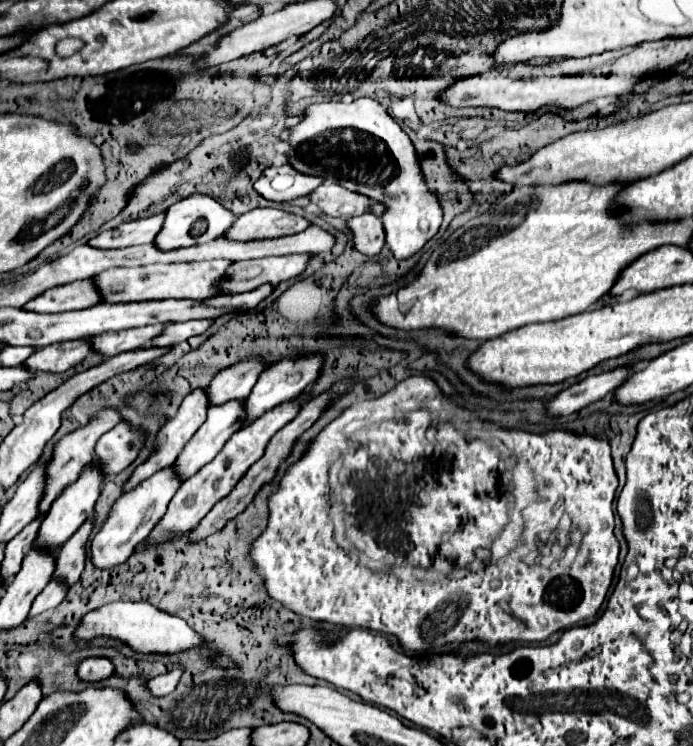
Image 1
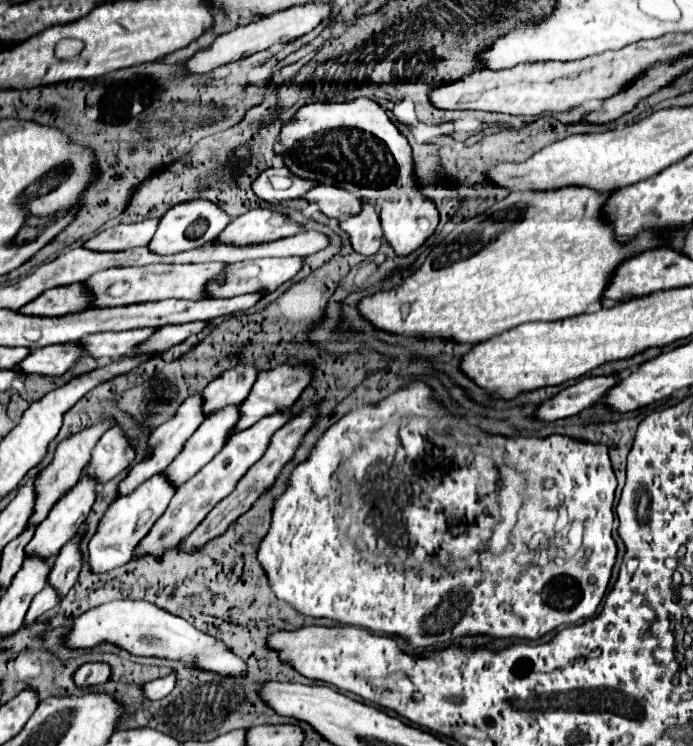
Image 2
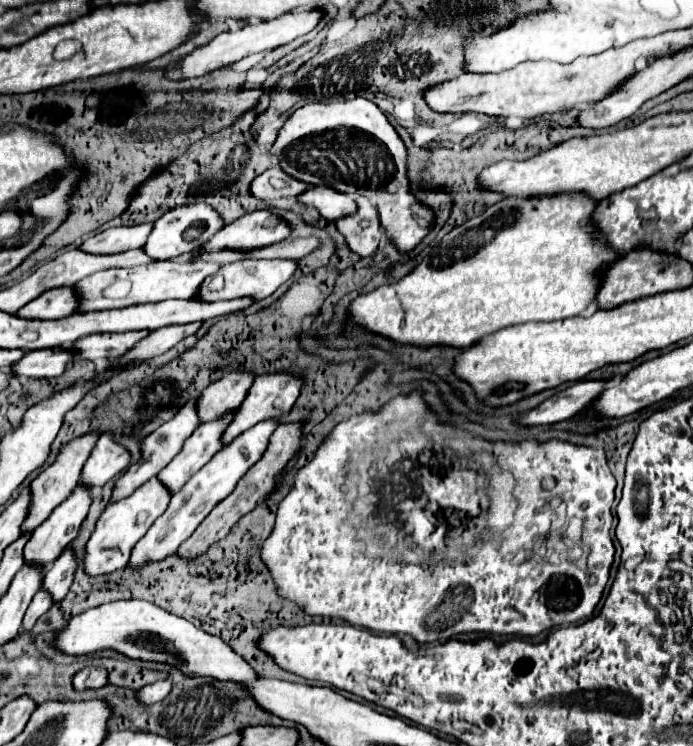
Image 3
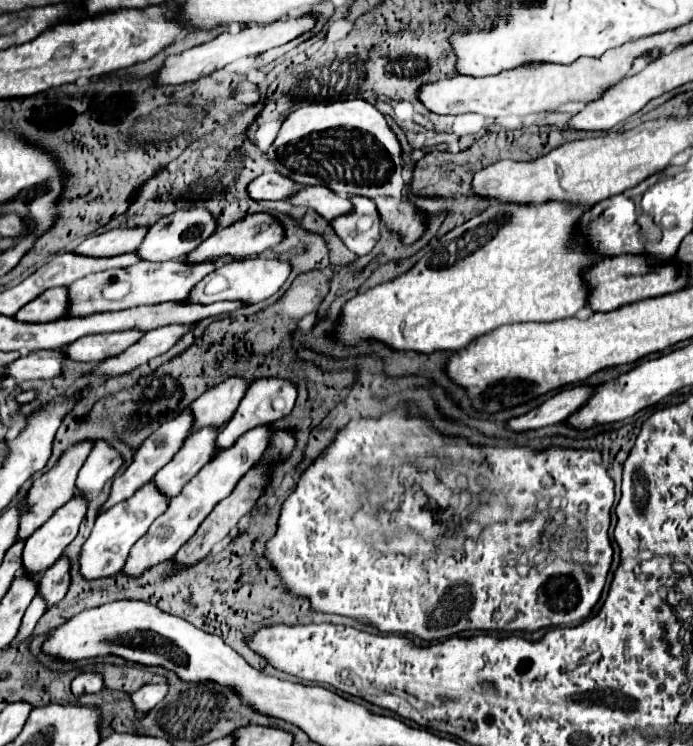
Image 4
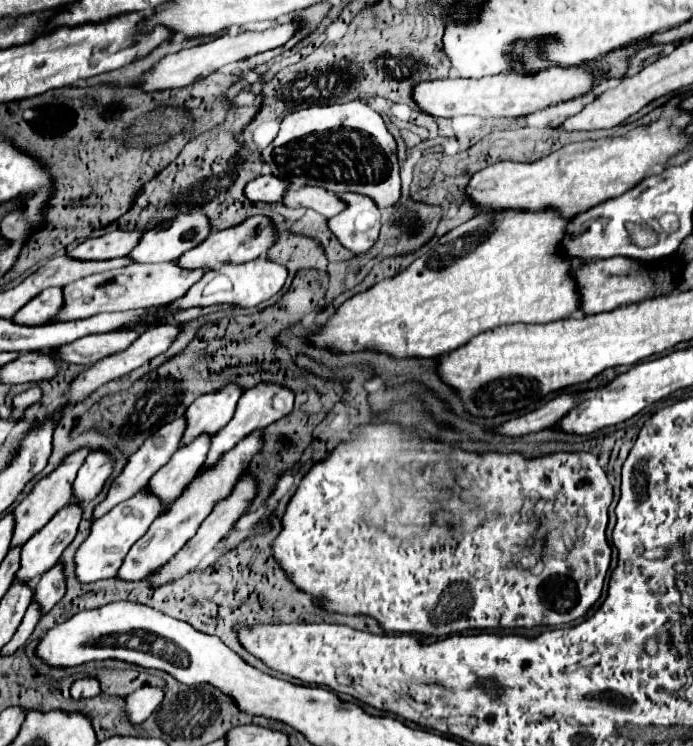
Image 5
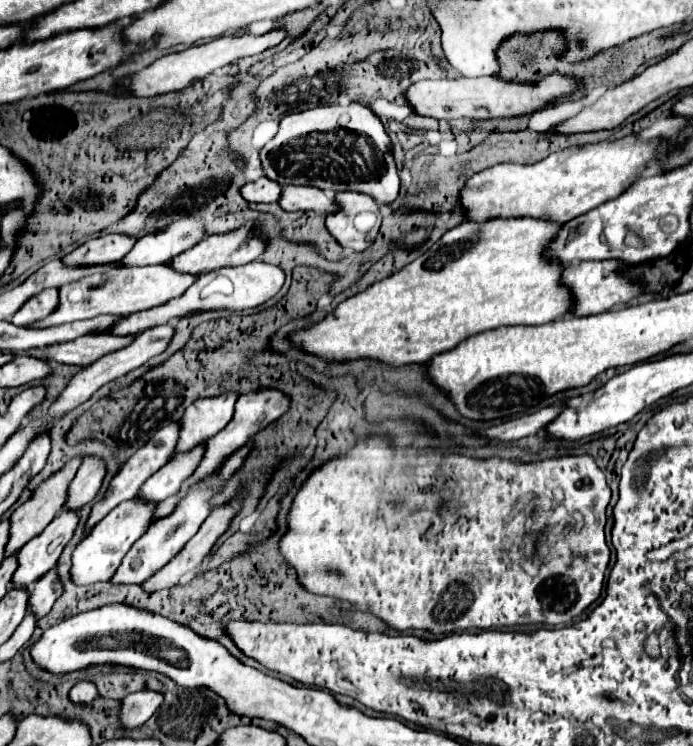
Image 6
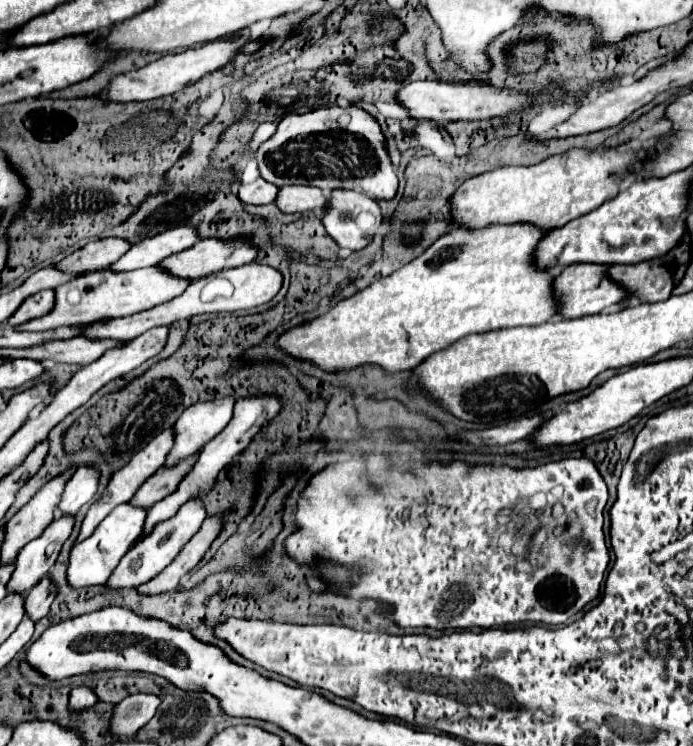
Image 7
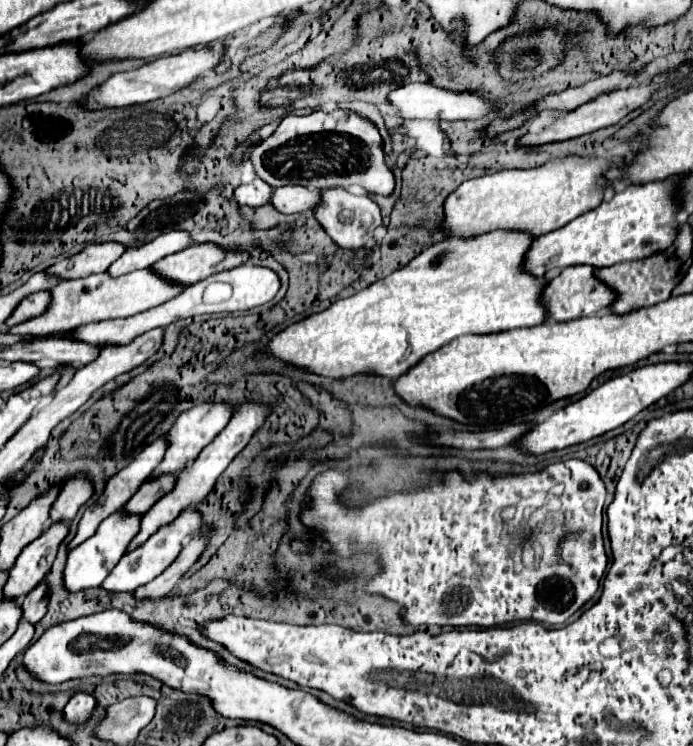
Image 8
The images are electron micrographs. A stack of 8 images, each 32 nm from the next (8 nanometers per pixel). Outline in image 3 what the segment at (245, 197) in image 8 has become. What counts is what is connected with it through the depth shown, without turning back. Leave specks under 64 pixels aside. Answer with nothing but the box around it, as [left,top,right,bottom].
[250,168,310,202]

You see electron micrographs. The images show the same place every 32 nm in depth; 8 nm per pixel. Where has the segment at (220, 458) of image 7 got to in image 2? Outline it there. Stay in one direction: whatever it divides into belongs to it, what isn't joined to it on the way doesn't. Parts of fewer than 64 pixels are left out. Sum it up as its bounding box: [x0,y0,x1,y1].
[236,362,316,432]

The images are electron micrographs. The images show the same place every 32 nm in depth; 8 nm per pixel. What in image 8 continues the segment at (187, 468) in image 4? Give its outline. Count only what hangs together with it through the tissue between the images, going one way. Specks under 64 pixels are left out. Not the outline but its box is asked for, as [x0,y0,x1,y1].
[126,472,180,512]

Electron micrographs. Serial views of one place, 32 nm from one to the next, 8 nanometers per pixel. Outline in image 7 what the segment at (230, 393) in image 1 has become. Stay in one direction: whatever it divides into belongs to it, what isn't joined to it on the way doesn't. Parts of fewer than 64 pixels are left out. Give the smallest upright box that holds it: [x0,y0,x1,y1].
[164,396,236,466]

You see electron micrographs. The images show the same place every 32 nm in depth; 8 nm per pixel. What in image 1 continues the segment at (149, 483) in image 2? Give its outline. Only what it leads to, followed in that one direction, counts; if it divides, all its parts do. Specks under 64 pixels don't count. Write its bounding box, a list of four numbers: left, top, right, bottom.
[92,466,182,568]

